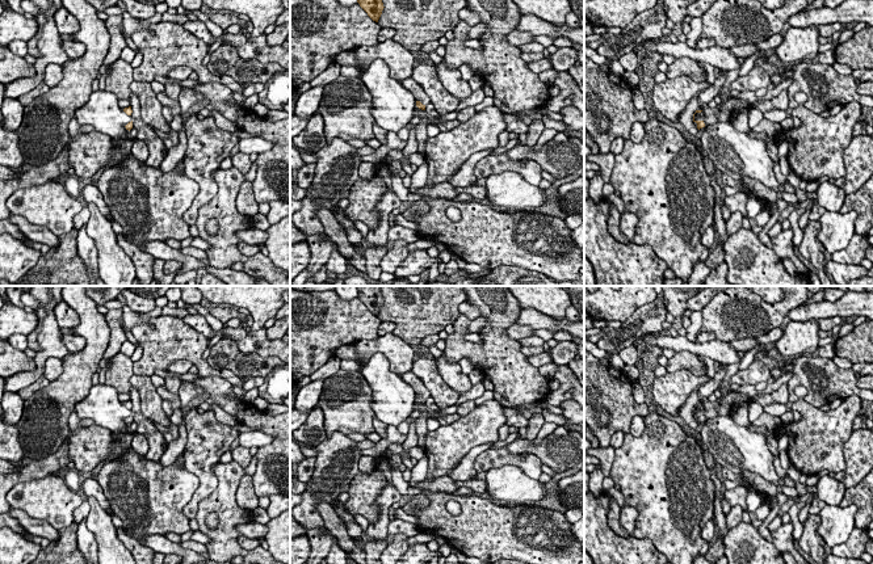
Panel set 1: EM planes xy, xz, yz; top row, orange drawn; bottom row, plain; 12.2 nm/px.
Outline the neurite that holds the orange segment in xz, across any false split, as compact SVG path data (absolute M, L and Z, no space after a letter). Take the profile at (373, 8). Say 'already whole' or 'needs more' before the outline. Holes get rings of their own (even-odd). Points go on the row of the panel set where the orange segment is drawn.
already whole; M357 0L357 3L373 21L378 22L385 8L382 0Z

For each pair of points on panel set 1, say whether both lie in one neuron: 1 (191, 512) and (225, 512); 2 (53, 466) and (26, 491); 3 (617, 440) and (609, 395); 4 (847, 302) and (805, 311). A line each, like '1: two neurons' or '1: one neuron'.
1: two neurons
2: two neurons
3: two neurons
4: one neuron

